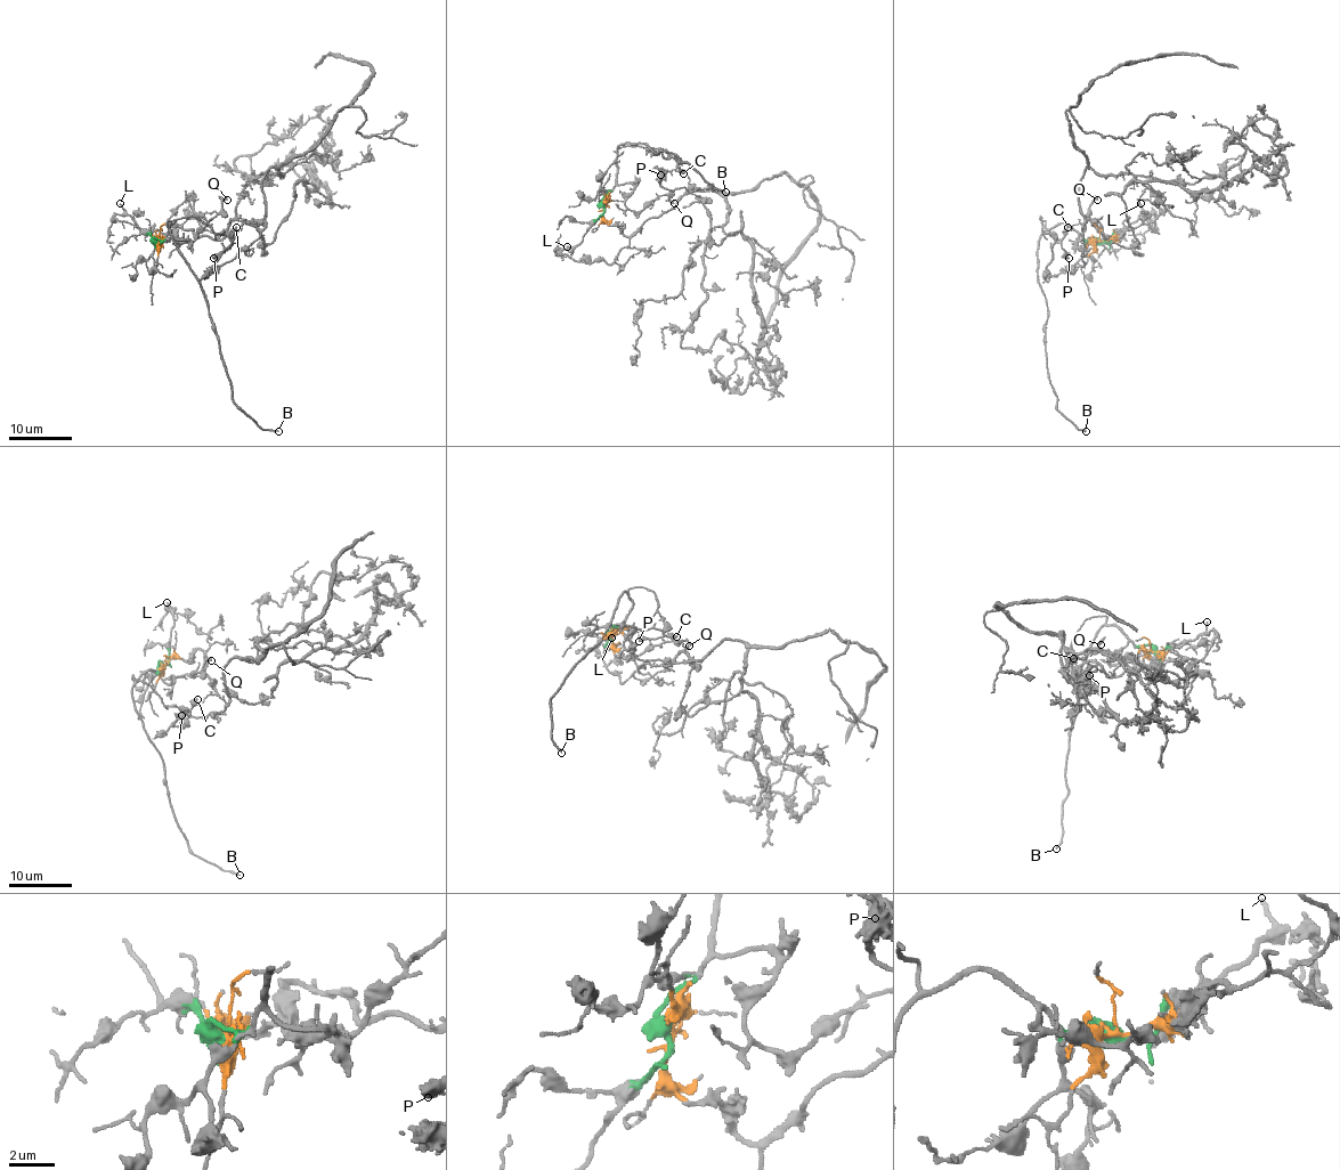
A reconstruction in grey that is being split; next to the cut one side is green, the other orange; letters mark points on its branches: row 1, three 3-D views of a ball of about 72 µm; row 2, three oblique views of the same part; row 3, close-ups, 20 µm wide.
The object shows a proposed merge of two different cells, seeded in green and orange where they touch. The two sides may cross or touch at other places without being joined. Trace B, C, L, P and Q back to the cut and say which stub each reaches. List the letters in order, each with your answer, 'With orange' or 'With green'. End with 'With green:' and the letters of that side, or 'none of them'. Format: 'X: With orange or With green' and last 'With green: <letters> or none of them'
B: With green
C: With green
L: With green
P: With green
Q: With green
With green: B, C, L, P, Q

